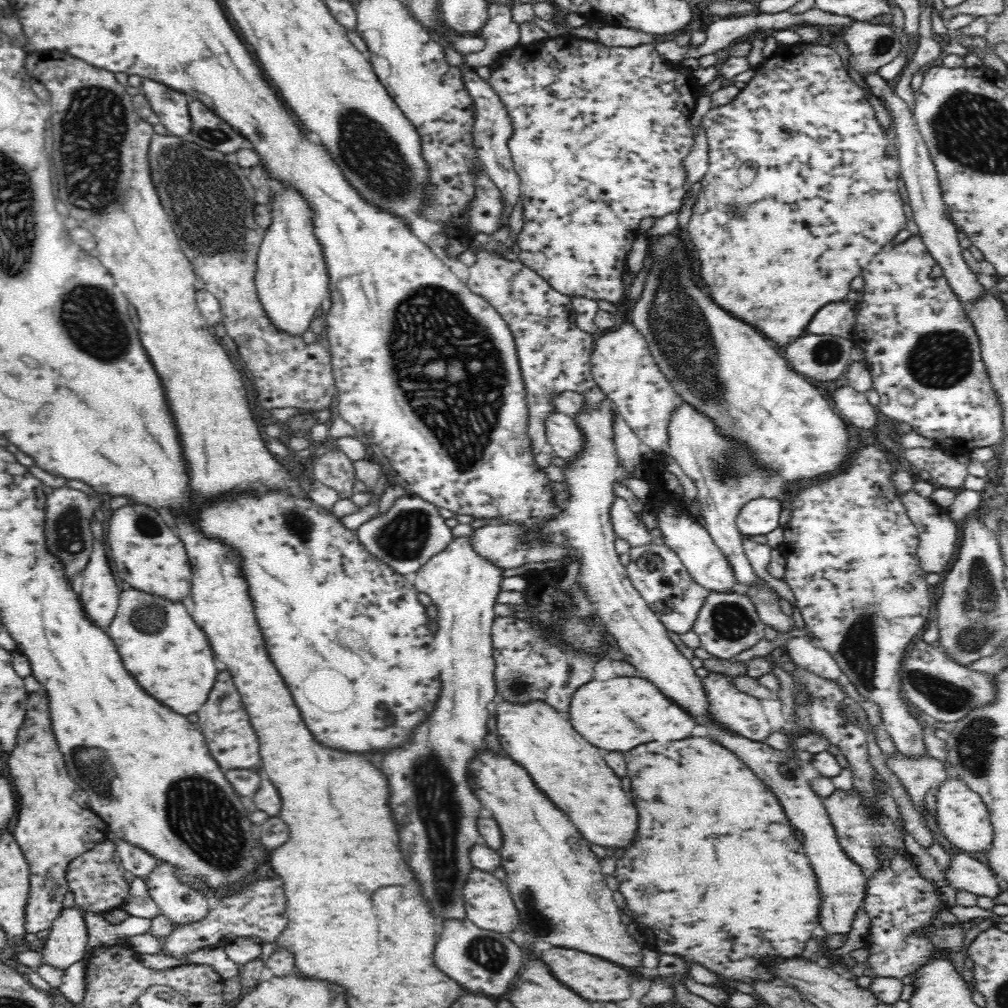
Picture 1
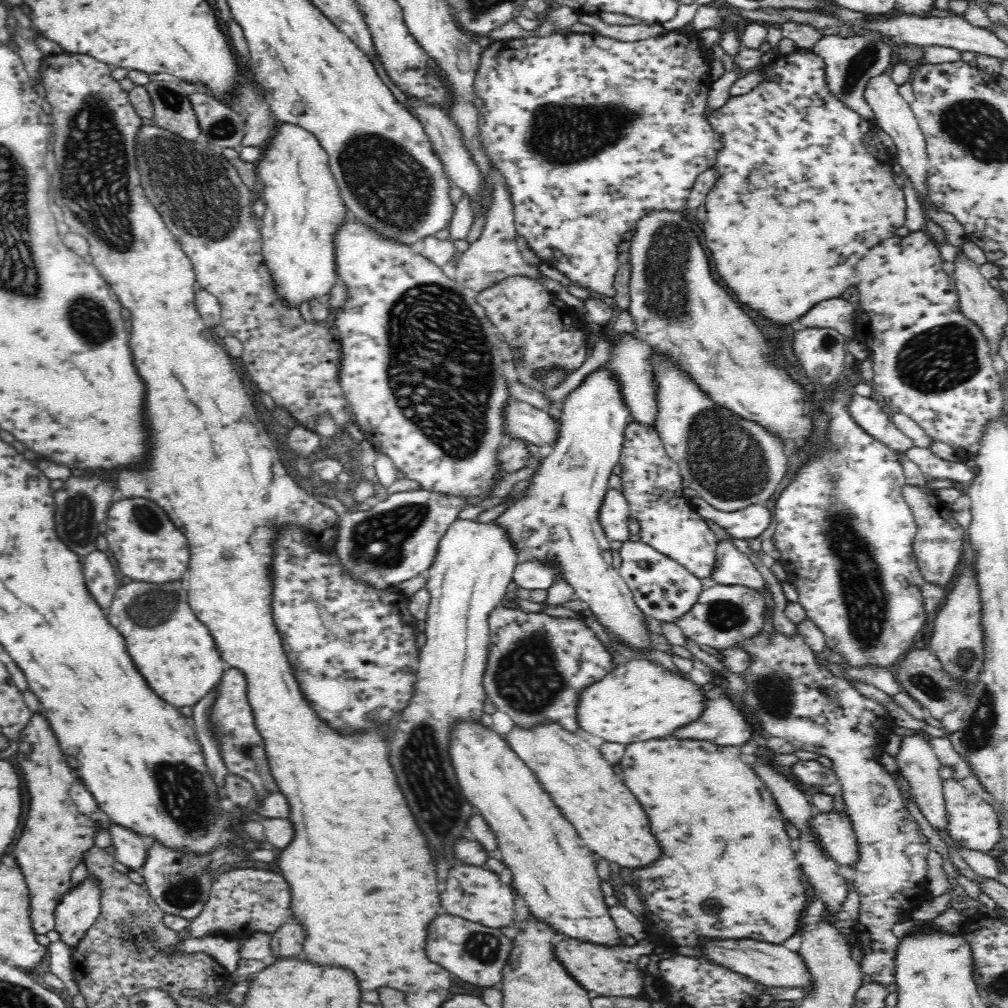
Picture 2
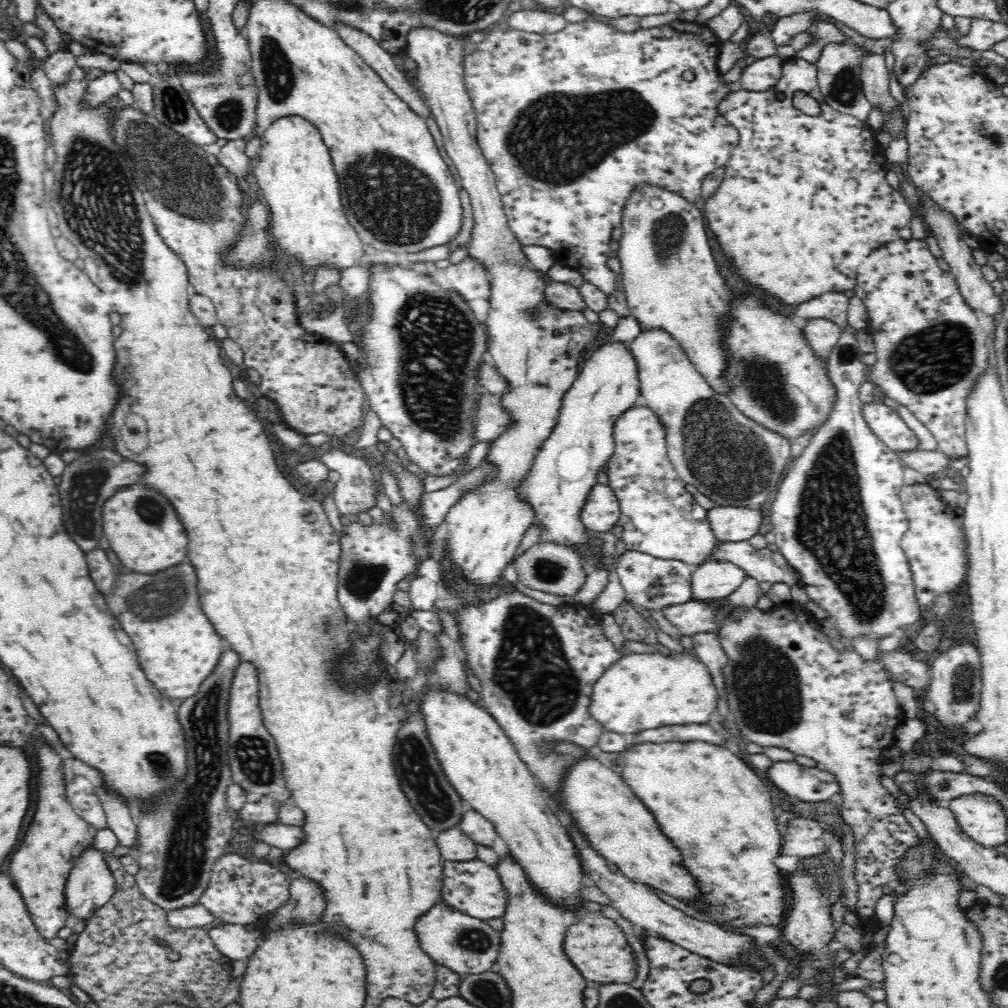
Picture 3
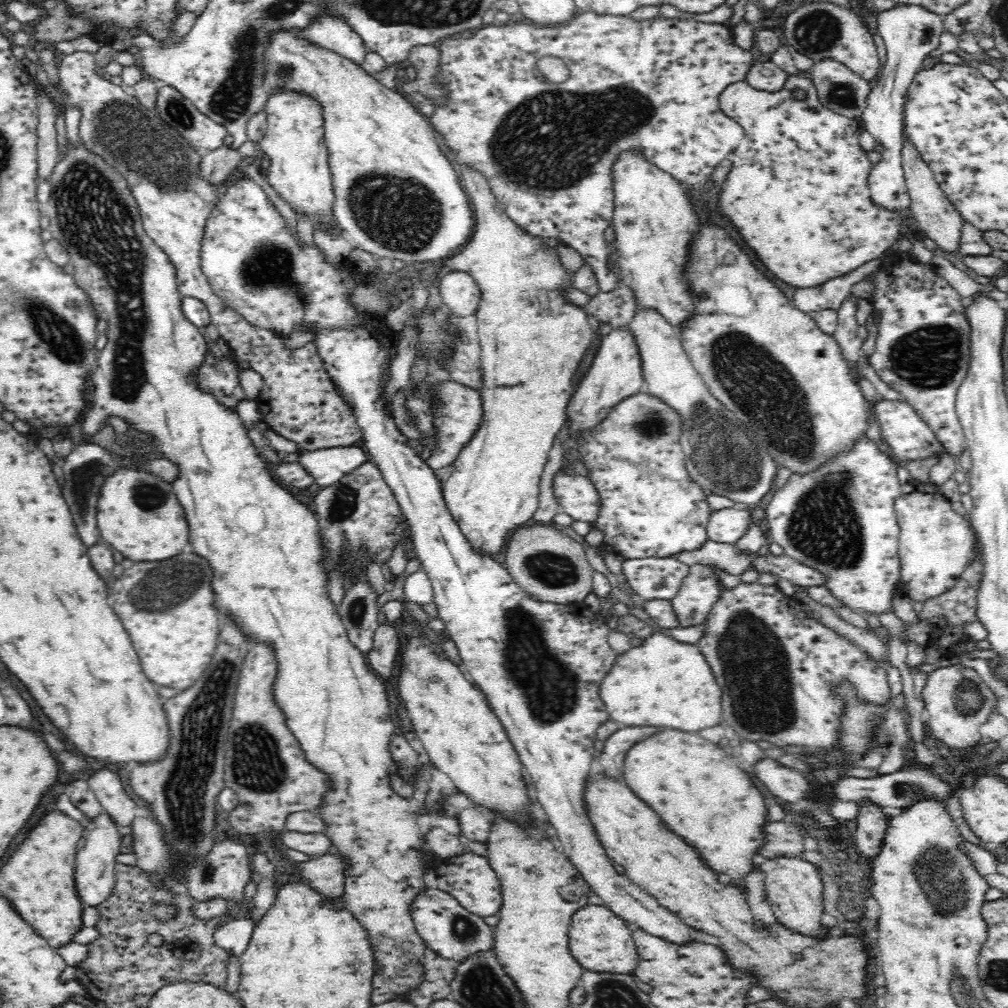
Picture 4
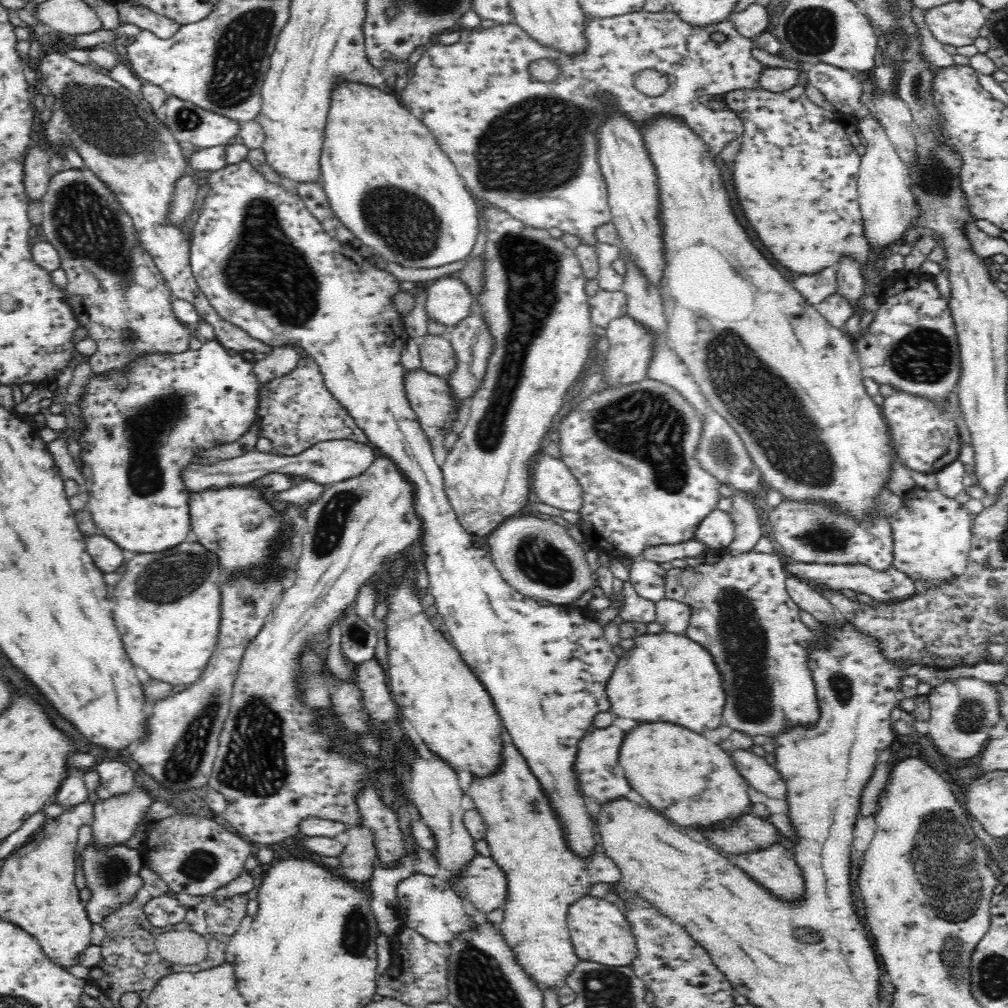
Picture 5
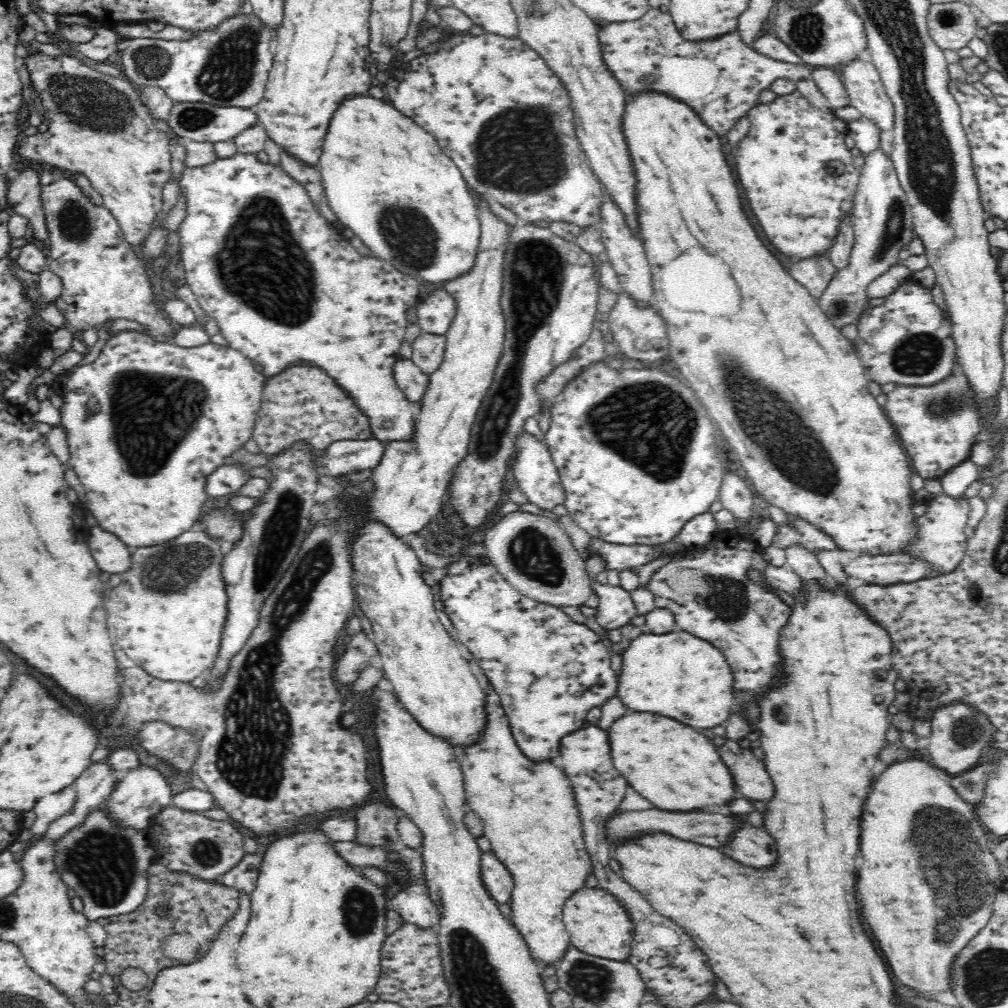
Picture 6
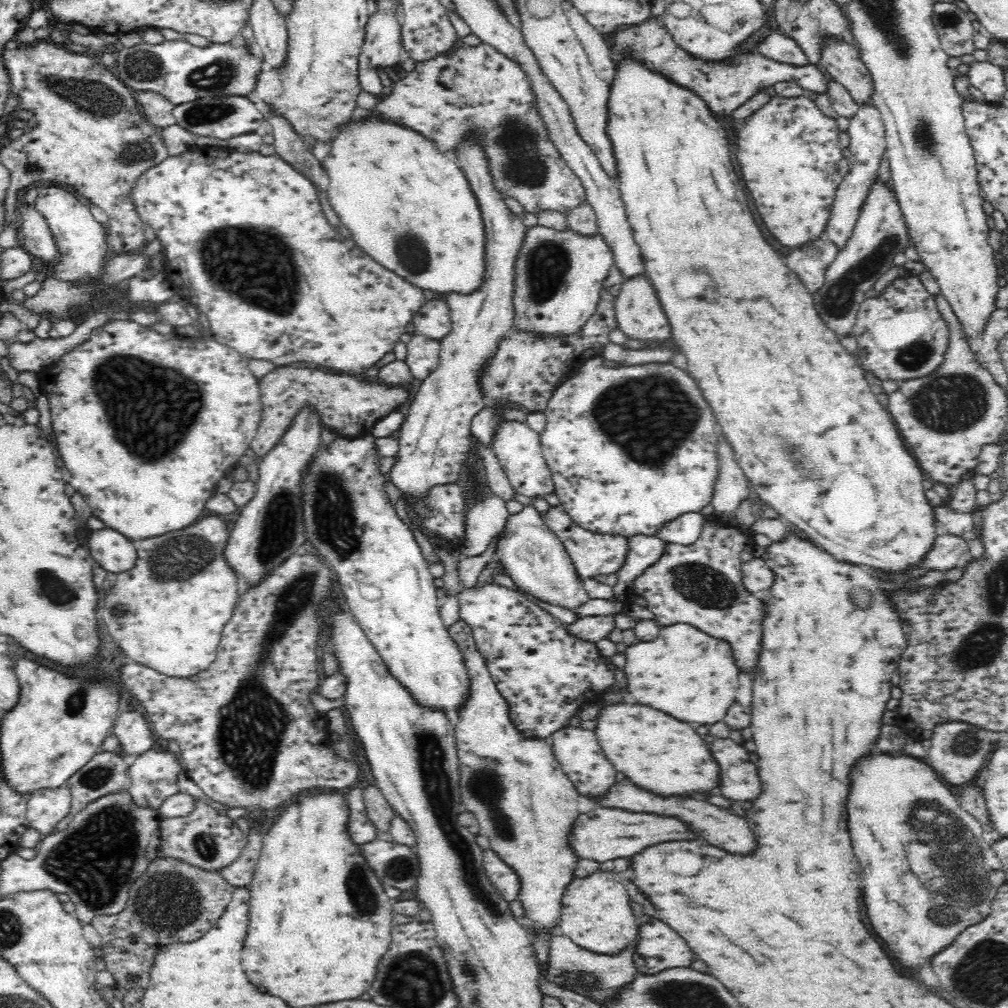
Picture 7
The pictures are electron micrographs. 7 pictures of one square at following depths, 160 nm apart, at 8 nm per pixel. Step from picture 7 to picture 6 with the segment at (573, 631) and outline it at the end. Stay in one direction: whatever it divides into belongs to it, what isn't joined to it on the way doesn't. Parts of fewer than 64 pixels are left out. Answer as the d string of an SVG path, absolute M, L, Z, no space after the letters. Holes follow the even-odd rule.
M596 574L589 576L590 586L594 594L598 595L598 612L594 614L594 622L603 630L616 630L628 625L629 620L636 616L634 603L629 592L612 584L601 584L596 580Z

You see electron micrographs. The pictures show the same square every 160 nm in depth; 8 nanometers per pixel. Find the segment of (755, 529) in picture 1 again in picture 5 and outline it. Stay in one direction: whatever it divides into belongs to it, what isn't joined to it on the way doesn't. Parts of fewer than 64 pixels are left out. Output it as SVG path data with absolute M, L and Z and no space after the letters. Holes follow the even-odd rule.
M716 508L697 524L693 539L708 549L724 549L733 541L733 530L729 514Z

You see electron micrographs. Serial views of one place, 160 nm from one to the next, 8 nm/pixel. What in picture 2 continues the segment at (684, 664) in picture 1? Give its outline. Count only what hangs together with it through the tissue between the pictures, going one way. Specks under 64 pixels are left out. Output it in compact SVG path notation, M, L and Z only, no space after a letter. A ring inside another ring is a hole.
M598 367L590 371L582 382L570 391L563 400L558 434L554 442L546 450L542 460L534 464L530 482L523 490L524 494L507 507L496 521L502 523L518 550L524 550L534 559L552 559L558 561L563 573L563 580L576 589L576 596L587 604L596 620L620 641L650 649L647 630L643 624L643 616L634 602L634 597L619 574L612 566L612 550L610 540L599 525L597 516L604 494L609 489L608 480L612 469L618 464L622 450L624 430L631 412L622 393L622 383L610 368Z

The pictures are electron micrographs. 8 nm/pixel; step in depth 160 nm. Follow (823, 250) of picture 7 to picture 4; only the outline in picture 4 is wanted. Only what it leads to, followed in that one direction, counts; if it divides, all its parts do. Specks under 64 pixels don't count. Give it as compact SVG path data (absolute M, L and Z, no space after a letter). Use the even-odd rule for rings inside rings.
M884 258L874 259L857 266L850 272L832 277L822 284L810 285L810 288L796 288L793 305L807 313L826 308L838 310L840 304L846 300L847 296L850 296L852 285L878 272L882 264L886 264Z

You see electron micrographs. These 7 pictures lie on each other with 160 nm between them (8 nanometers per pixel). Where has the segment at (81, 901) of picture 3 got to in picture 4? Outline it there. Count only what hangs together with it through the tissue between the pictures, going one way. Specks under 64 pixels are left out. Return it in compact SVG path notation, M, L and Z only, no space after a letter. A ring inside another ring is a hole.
M102 811L85 823L76 852L76 891L85 907L99 906L111 895L115 885L115 864L122 847L122 834L110 814Z

